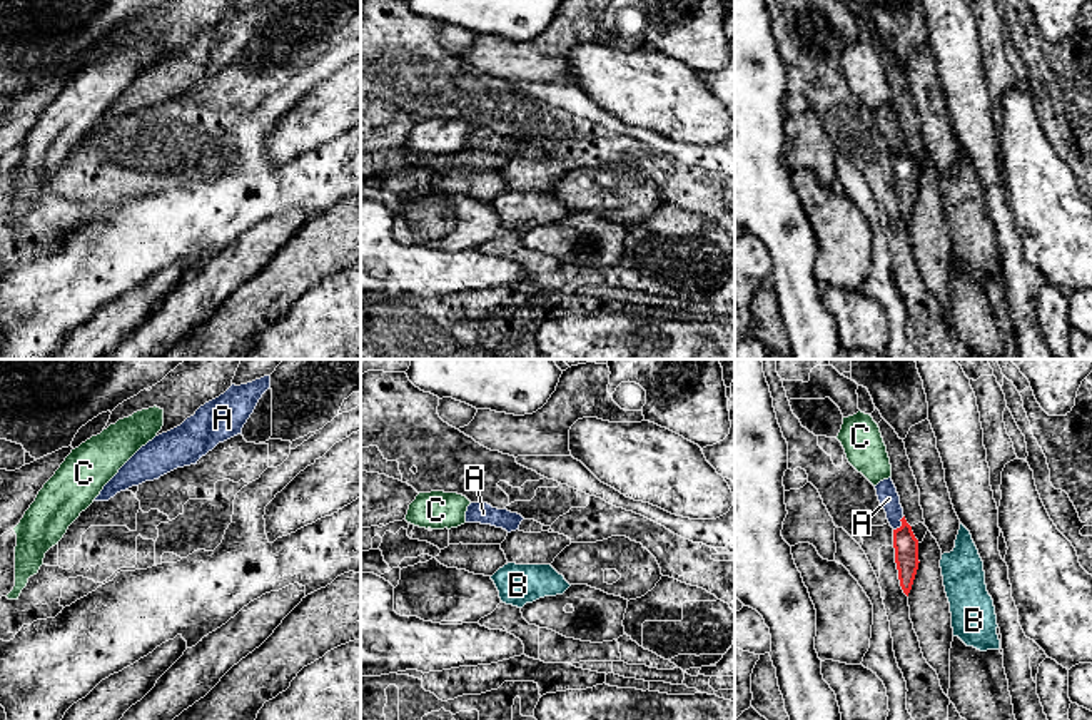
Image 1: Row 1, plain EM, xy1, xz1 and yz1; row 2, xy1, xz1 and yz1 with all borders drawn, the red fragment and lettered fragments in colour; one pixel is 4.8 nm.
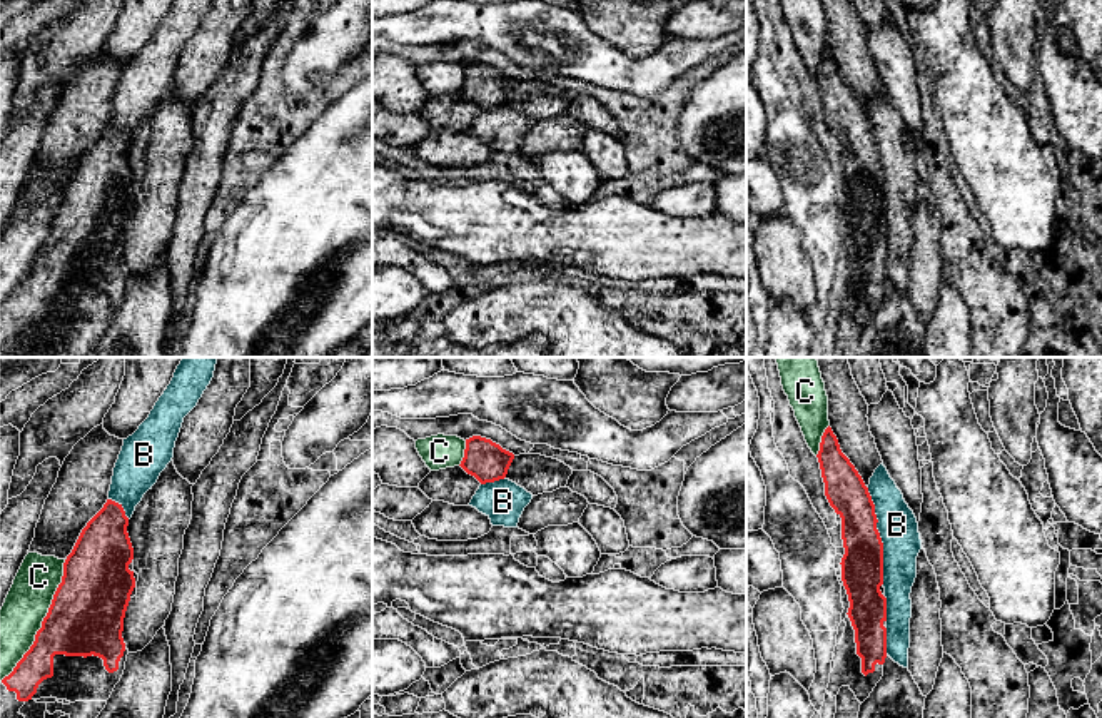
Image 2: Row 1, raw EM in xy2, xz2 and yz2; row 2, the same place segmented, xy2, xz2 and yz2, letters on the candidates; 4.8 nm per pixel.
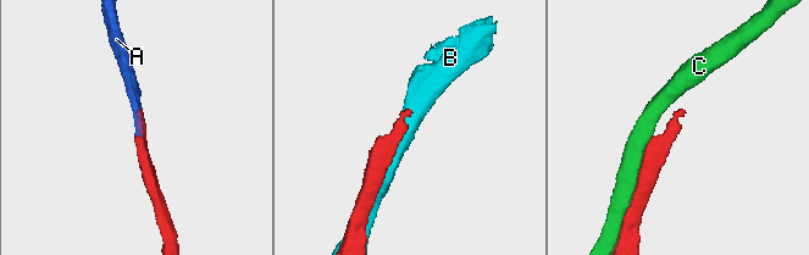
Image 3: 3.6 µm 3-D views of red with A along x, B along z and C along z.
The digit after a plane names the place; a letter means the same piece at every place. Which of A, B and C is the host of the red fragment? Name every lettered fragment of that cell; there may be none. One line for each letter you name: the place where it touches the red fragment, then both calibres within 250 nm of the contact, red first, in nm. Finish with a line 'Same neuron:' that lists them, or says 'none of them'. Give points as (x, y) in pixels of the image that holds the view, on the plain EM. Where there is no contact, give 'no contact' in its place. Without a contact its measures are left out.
A: meets red in yz1 at (902, 151); 120 nm thick on the red side, 100 nm on the other
Same neuron: A

